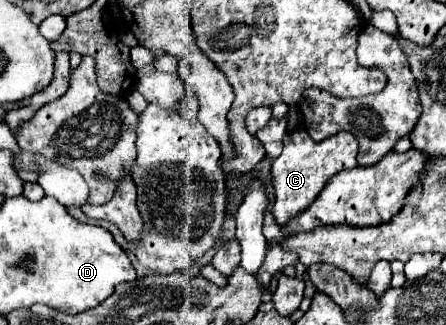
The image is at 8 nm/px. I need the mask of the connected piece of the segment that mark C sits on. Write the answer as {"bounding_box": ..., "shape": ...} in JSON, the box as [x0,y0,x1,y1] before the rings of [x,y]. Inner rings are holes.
{"bounding_box":[271,129,357,225],"shape":[[[295,129],[285,135],[283,143],[283,153],[273,161],[271,167],[271,179],[275,187],[273,215],[279,225],[285,225],[289,219],[303,213],[317,199],[331,175],[357,165],[357,139],[349,131],[339,131],[315,143],[313,139],[309,139],[309,133],[305,129]]]}

